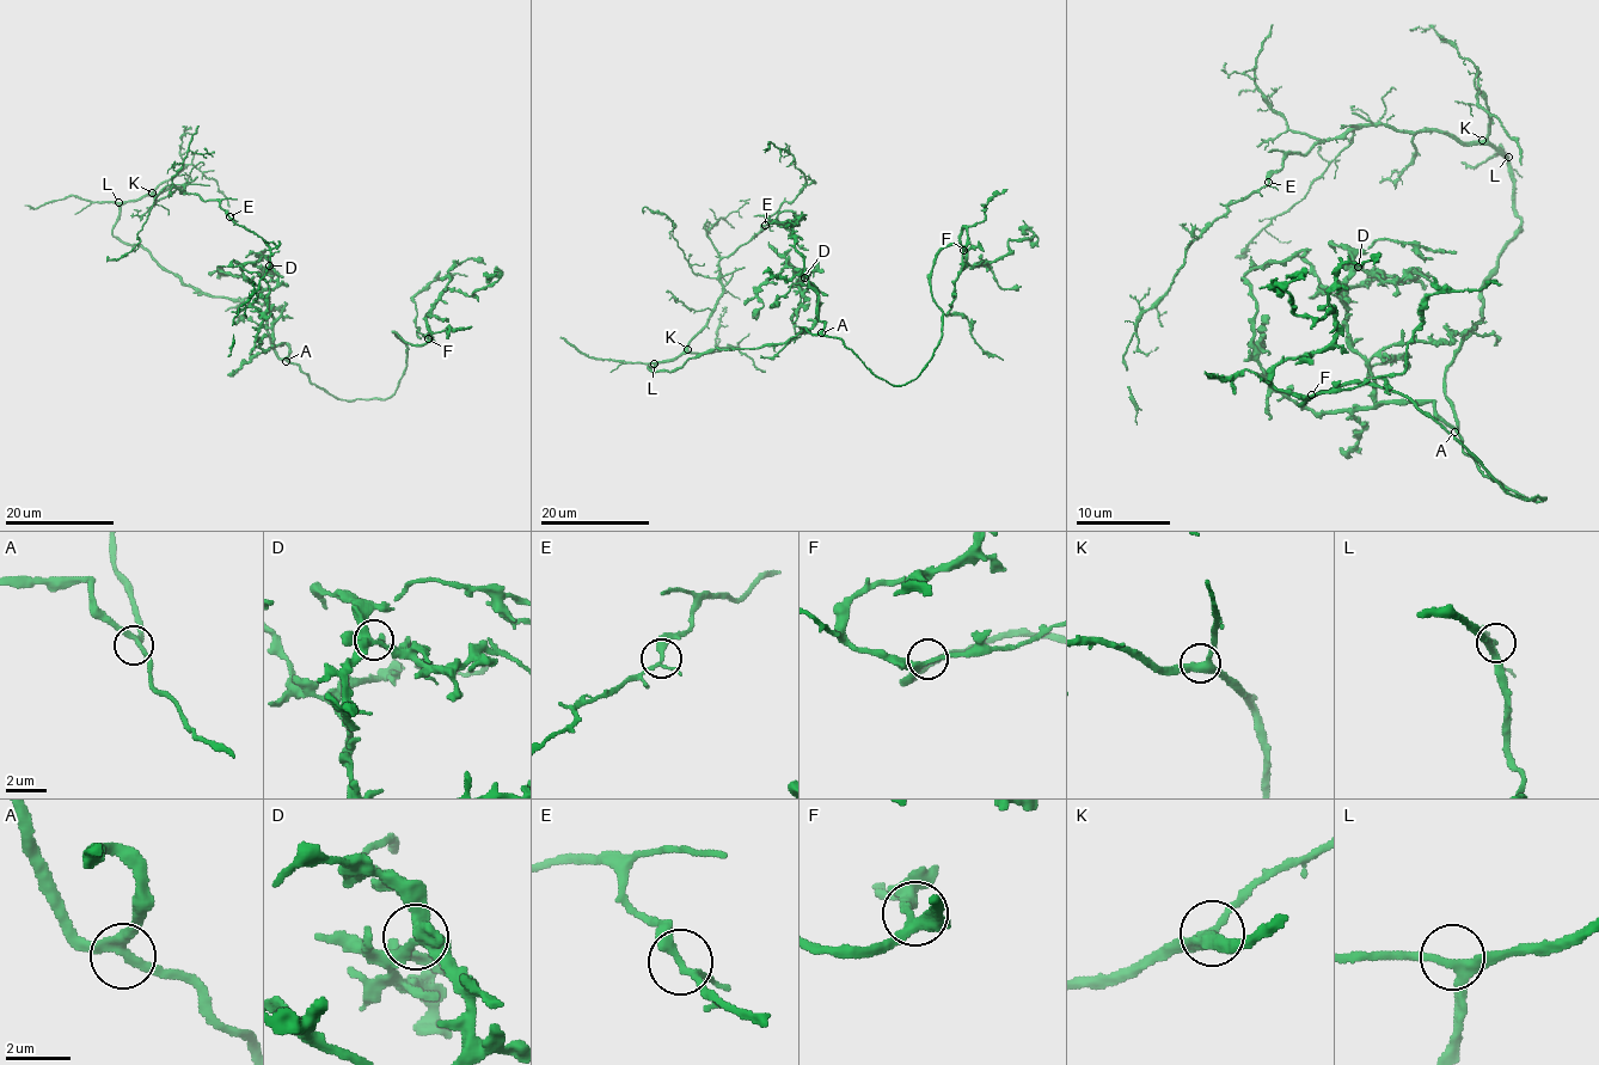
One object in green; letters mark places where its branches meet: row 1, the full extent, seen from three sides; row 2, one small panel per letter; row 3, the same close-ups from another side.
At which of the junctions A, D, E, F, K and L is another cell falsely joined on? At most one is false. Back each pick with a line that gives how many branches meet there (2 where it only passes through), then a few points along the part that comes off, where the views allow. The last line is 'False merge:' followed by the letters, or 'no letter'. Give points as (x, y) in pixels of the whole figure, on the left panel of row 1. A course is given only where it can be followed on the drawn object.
False merge: no letter

